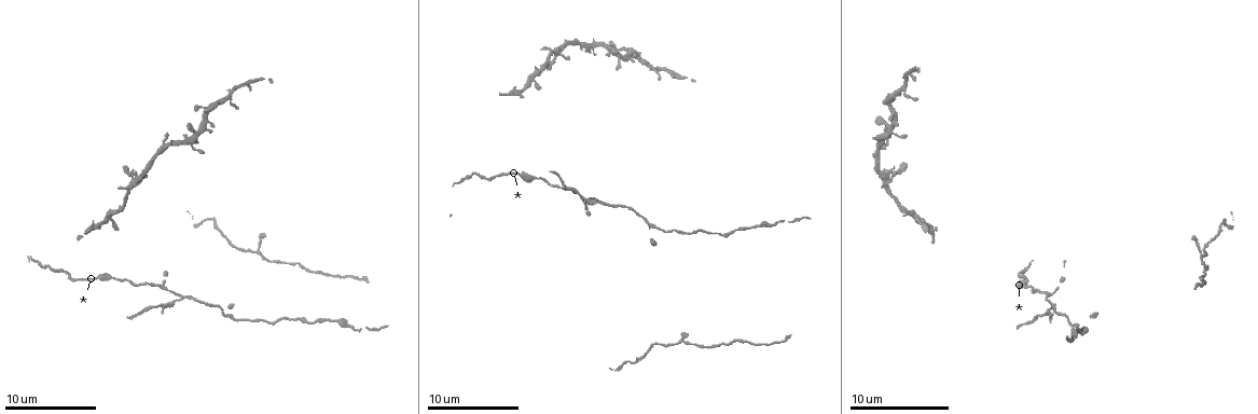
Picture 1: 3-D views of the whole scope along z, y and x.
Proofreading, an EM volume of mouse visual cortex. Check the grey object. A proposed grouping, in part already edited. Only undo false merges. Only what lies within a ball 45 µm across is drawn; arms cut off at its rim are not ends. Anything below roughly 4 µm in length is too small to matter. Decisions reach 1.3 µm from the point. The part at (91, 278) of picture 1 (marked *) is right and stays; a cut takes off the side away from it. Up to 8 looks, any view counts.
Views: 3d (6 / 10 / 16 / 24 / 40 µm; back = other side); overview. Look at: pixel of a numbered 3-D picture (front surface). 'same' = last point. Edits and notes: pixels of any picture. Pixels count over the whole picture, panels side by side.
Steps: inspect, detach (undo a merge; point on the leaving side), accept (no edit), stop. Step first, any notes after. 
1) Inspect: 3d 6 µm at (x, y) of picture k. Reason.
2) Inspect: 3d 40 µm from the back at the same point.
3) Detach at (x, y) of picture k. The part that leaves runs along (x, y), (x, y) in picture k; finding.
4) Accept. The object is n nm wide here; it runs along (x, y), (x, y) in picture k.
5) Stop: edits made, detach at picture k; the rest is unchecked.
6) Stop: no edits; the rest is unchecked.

Inspect: 3d 16 µm at (1050, 309) of picture 1. Three arms meet.

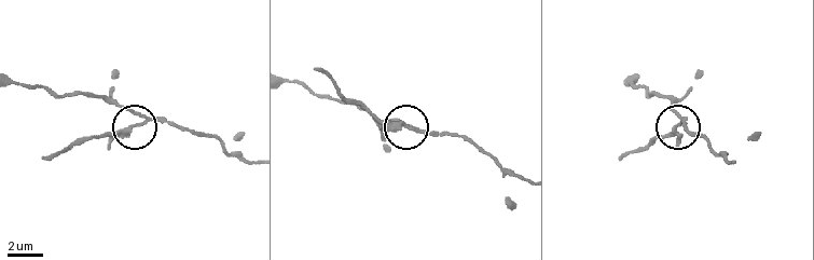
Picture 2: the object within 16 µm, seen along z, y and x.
Inspect: 3d 16 µm from the back at (138, 125) of picture 2. From behind.

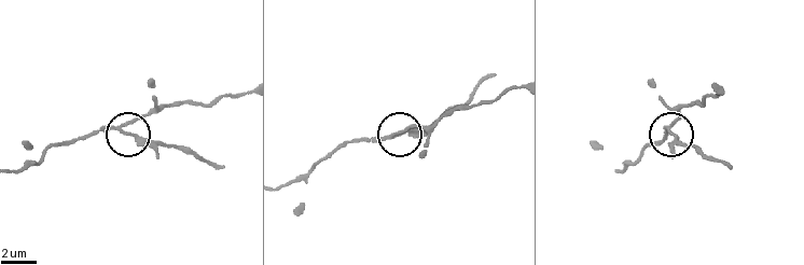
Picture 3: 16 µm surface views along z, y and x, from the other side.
Detach at (146, 141) of picture 3. 3 arms meet here; the part that leaves runs along (124, 131), (188, 150), (221, 166) in picture 3; two neurons meet here.

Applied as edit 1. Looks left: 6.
Inspect: 3d 6 µm at (538, 176) of picture 1. Thick turns thin.

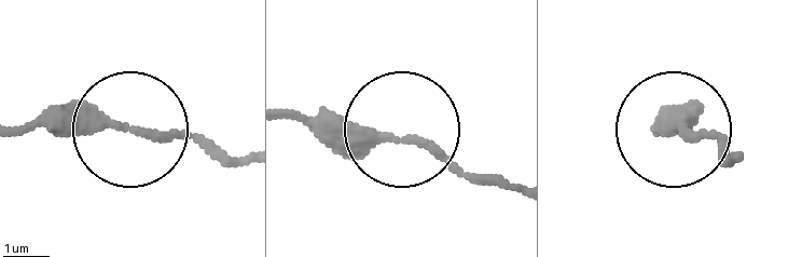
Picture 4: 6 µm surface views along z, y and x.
Inspect: 3d 6 µm from the back at (119, 123) of picture 4.

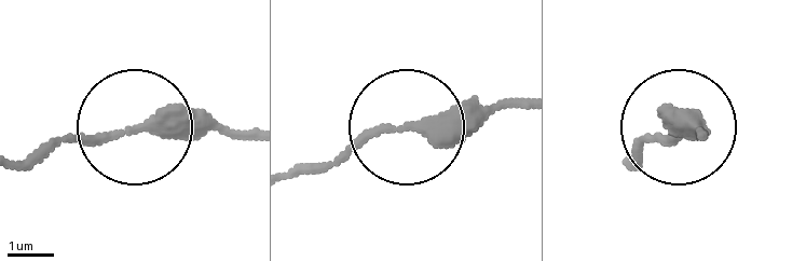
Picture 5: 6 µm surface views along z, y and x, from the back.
Accept. The object is 270 nm wide here; it runs along (243, 129), (84, 129), (42, 149) in picture 5; continuous, no second neuron.

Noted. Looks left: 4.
Inspect: 3d 6 µm at (750, 230) of picture 1. Thin neck.

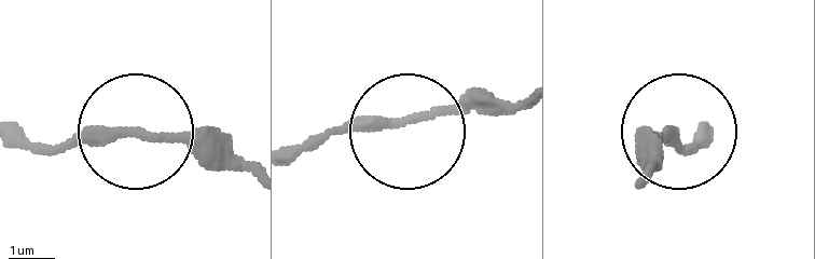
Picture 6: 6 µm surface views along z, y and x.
Accept. It runs along (295, 152), (446, 110), (512, 110) in picture 6; continuous, no second neuron.

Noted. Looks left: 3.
Inspect: 3d 16 µm at (687, 343) of picture 1. Three-way junction.

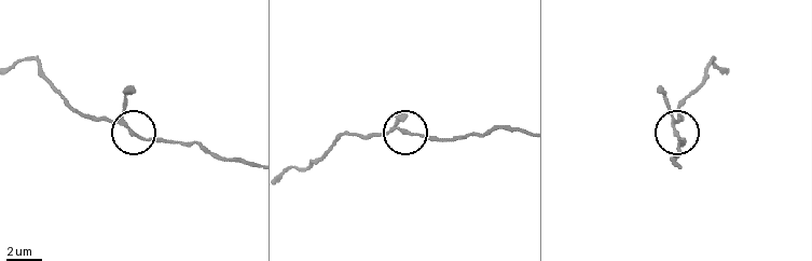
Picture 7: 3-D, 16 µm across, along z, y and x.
Accept. The side arm is 13 µm long; 3 arms meet here; all the same neuron.

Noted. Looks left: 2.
Stop: edits made, detach at picture 3; the rest is unchecked.

